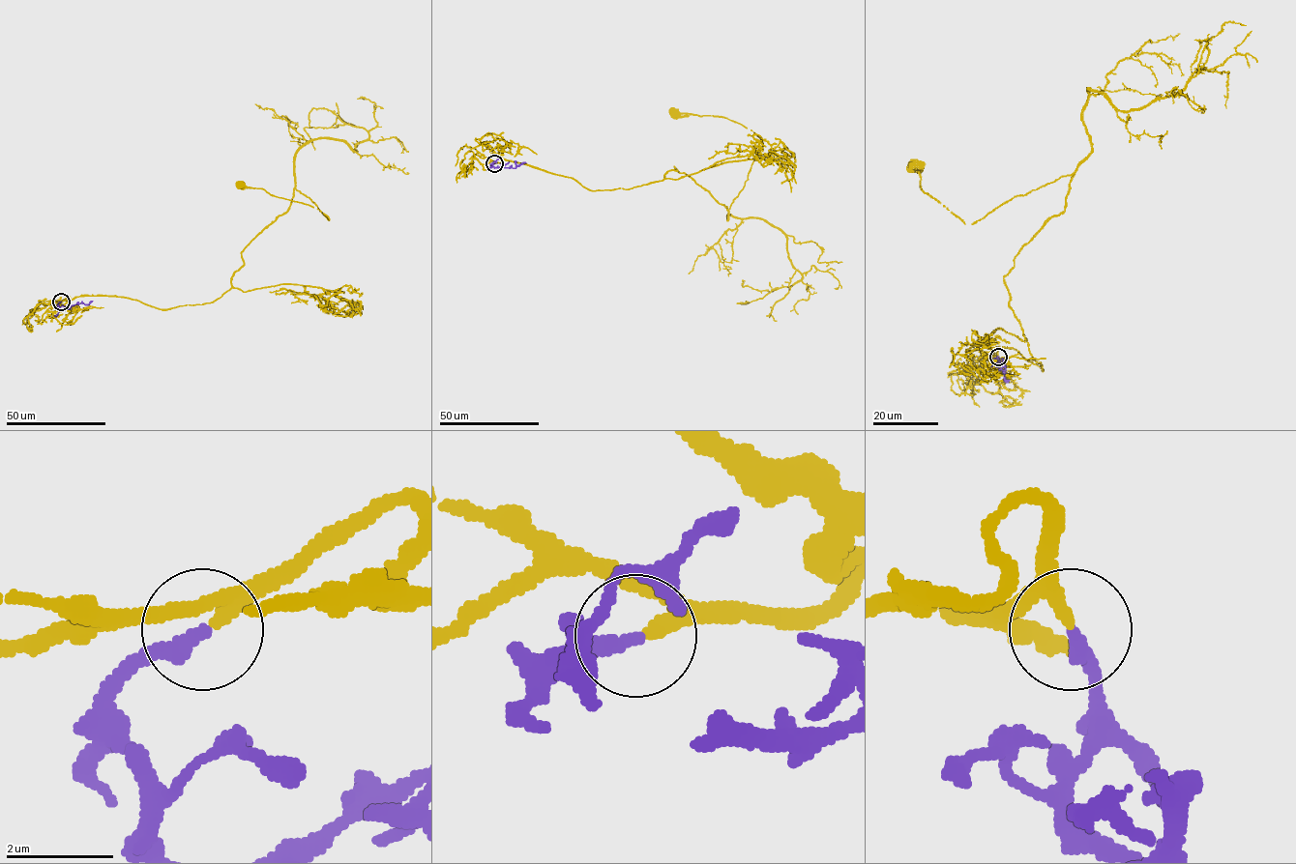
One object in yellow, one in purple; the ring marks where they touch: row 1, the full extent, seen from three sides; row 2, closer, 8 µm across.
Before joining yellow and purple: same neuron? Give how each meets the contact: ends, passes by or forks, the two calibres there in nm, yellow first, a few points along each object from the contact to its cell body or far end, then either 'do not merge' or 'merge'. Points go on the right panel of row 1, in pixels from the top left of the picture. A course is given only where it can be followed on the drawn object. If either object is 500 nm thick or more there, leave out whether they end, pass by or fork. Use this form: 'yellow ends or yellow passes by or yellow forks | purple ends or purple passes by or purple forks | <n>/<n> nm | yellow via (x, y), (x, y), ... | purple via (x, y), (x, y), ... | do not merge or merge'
yellow passes by | purple ends | 180/300 nm | yellow via (999, 357), (1016, 349), (1043, 370), (1004, 276), (1064, 211), (1074, 172), (964, 223), (921, 189), (918, 165) | purple via (999, 357), (999, 367), (1005, 372), (1006, 360), (1000, 362), (997, 356) | merge

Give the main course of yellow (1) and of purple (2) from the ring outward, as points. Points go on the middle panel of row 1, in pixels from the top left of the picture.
1: (495, 163), (544, 169), (592, 190), (662, 181), (675, 166), (728, 210), (763, 142), (726, 118), (673, 114)
2: (494, 163), (491, 164), (515, 168), (526, 162)

